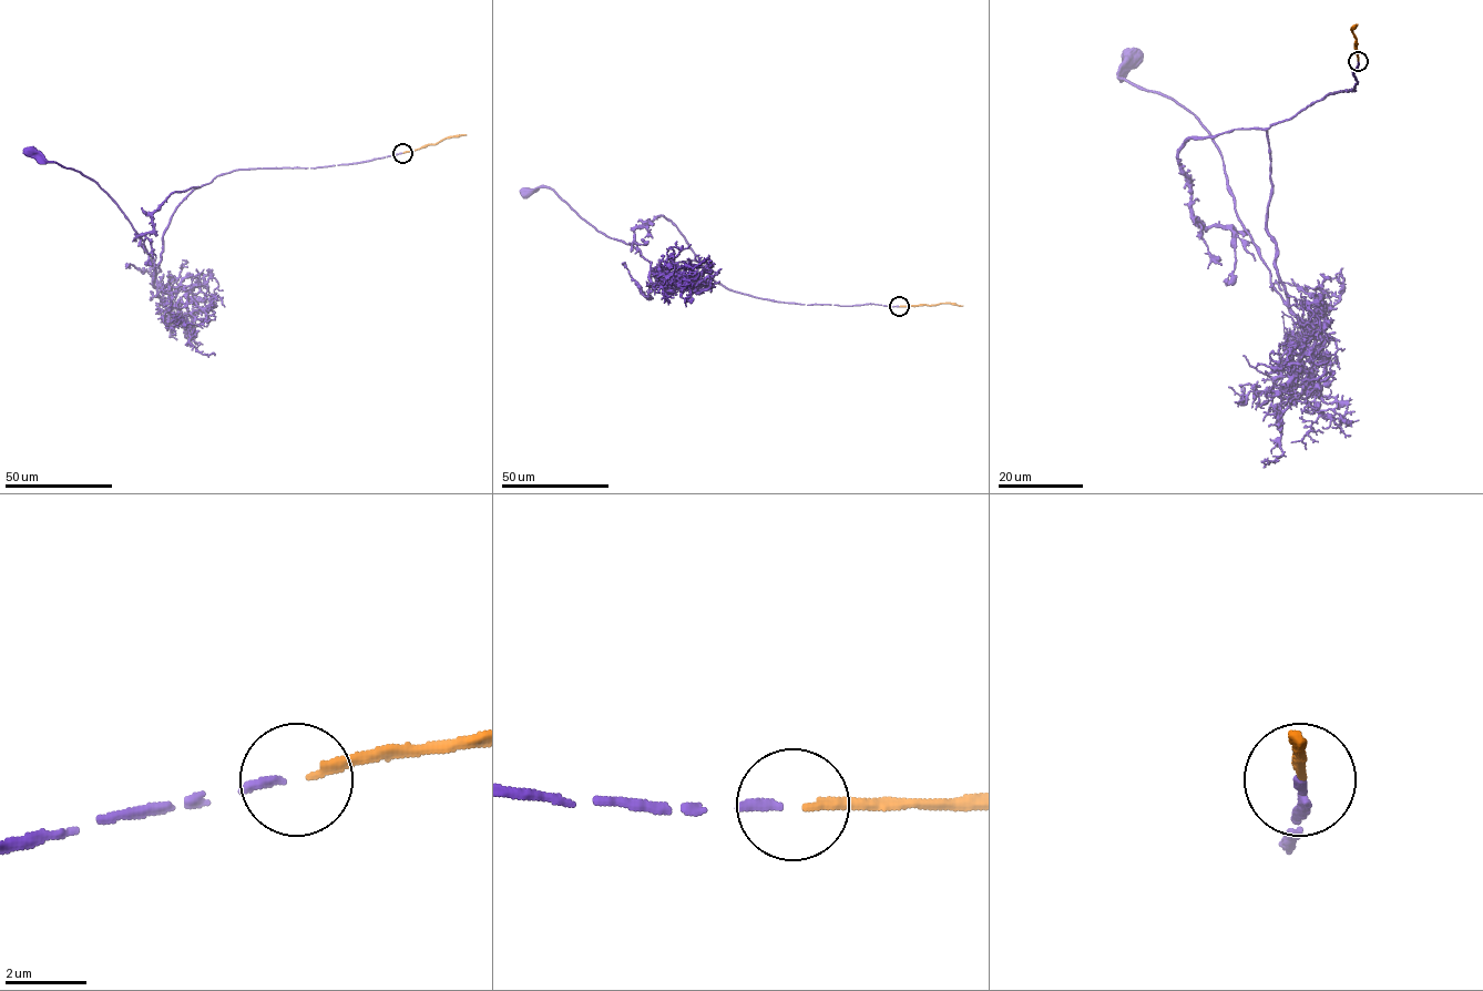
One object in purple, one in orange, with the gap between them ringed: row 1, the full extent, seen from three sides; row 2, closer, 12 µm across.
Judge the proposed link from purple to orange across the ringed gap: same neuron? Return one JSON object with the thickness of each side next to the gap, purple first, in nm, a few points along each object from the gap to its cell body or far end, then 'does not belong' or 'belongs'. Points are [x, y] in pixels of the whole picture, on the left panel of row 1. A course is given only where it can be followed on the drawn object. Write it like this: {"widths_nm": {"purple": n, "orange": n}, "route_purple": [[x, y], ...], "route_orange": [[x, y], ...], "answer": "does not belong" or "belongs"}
{"widths_nm": {"purple": 240, "orange": 200}, "route_purple": [[402, 153], [221, 174], [177, 206], [154, 273], [143, 239], [94, 182], [29, 152]], "route_orange": [[404, 153], [467, 135]], "answer": "belongs"}

